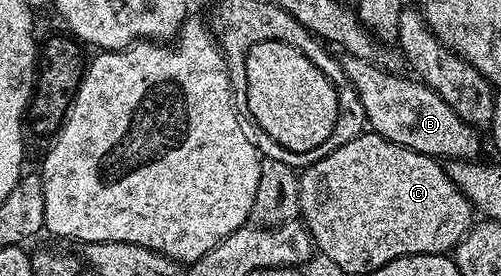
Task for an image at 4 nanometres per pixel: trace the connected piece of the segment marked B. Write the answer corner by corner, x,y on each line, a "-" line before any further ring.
342,52
338,61
360,94
369,131
425,156
446,160
478,160
481,157
483,133
464,122
464,118
460,118
460,114
456,114
456,110
427,84
409,75
385,72
377,68
374,60
356,58
347,52

